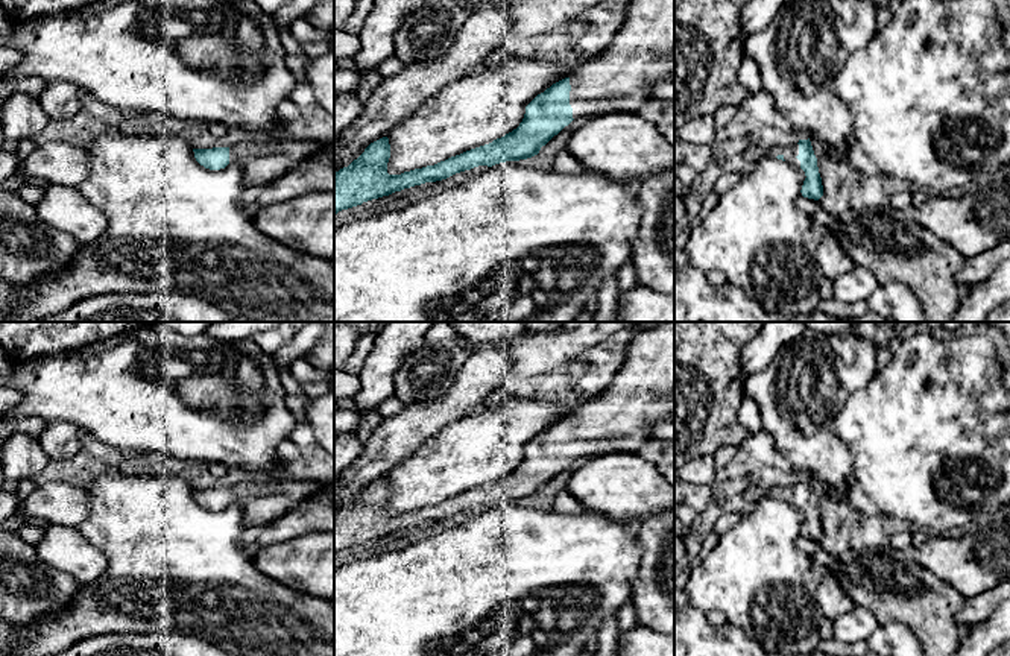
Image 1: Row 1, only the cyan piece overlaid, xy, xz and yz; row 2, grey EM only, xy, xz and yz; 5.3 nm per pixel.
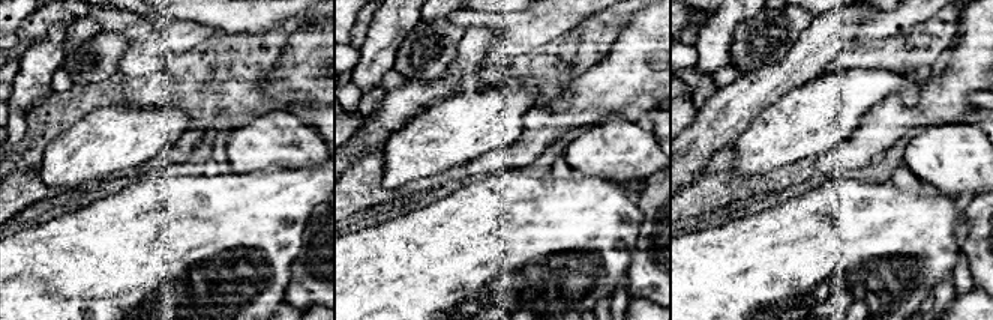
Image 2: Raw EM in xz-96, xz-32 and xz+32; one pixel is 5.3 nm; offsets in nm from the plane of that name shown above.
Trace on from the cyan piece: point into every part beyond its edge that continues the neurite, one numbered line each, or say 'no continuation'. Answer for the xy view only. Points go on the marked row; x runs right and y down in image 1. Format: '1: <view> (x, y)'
1: xy (263, 161)

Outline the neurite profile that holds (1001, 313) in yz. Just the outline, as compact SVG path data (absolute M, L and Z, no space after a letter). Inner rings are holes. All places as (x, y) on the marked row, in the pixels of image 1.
M1010 301L990 311L986 322L1010 322Z

